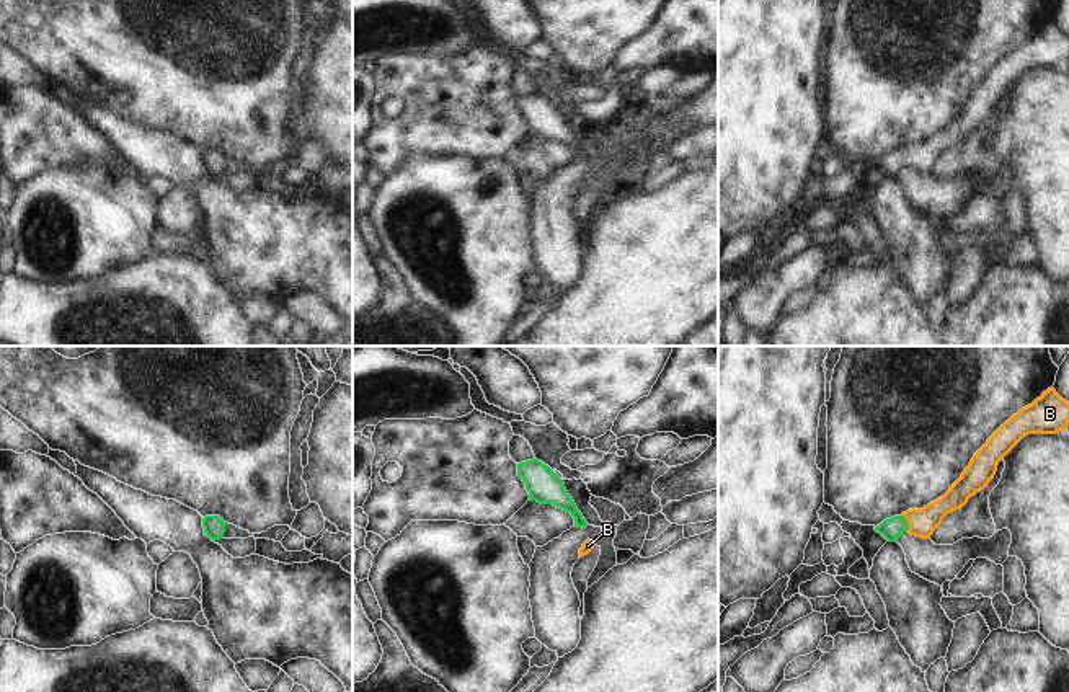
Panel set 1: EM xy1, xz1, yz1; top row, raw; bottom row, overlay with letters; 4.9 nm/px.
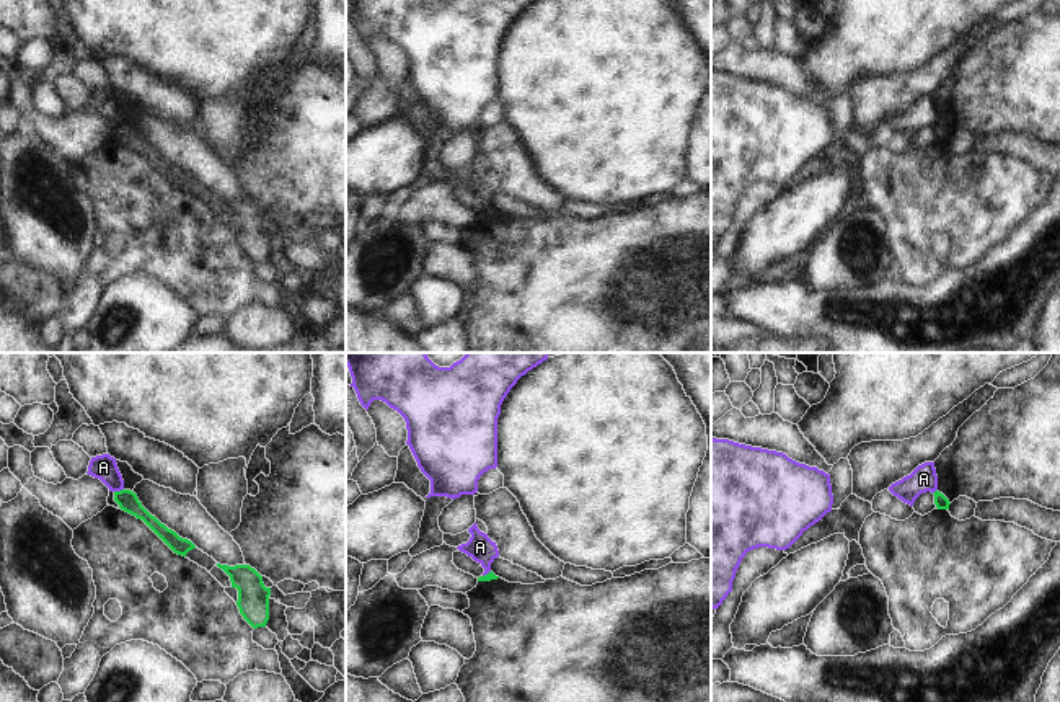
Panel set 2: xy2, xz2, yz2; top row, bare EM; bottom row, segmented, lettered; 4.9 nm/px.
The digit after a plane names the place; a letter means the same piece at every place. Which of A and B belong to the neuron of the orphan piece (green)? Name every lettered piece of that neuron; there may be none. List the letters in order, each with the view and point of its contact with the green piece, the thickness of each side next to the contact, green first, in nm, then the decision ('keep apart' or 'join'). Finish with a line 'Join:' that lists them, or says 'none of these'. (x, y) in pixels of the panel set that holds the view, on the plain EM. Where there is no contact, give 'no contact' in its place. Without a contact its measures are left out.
A: meets green in xy2 at (118, 126); 100 nm thick on the green side, 120 nm on the other; keep apart
B: meets green in yz1 at (908, 157); 110 nm thick on the green side, 140 nm on the other; join
Join: B

